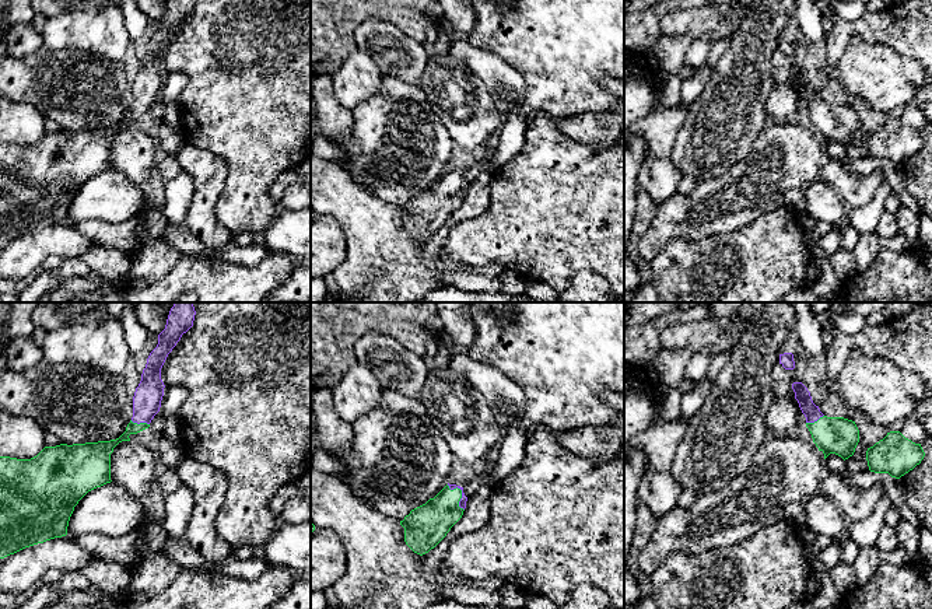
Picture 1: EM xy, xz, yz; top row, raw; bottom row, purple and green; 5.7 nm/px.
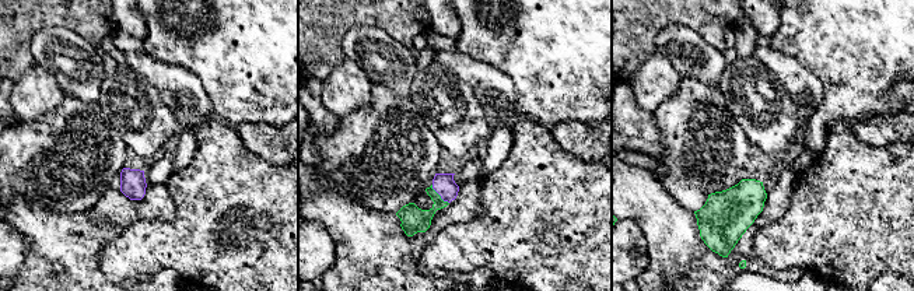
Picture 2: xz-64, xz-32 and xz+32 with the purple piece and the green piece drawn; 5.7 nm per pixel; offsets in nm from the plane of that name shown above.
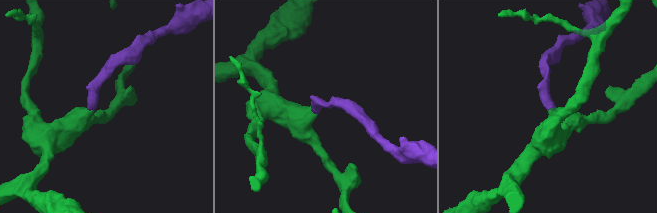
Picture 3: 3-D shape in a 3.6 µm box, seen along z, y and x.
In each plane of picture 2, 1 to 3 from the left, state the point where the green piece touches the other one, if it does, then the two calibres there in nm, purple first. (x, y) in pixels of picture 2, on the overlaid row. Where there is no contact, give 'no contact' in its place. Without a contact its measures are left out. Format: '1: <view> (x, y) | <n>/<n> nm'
1: no contact
2: xz-32 (438, 193) | 120/150 nm
3: no contact

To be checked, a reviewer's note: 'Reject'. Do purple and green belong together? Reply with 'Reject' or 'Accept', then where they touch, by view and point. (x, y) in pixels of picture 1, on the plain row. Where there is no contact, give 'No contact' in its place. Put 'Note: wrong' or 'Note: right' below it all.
Accept. Touches purple at xz (462, 179)
Note: wrong

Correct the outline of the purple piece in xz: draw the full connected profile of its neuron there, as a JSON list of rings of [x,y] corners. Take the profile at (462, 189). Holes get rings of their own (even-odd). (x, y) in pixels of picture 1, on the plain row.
[[[448,169],[434,185],[400,207],[406,231],[420,242],[428,239],[462,204],[466,188],[463,174]]]

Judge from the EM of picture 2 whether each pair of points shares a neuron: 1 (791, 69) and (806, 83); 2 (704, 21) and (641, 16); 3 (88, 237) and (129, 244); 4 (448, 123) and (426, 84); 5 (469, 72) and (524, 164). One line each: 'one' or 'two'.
1: one
2: one
3: two
4: one
5: two

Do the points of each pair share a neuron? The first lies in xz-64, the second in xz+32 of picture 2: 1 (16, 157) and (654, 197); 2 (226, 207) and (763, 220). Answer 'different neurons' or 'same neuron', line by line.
1: different neurons
2: different neurons

